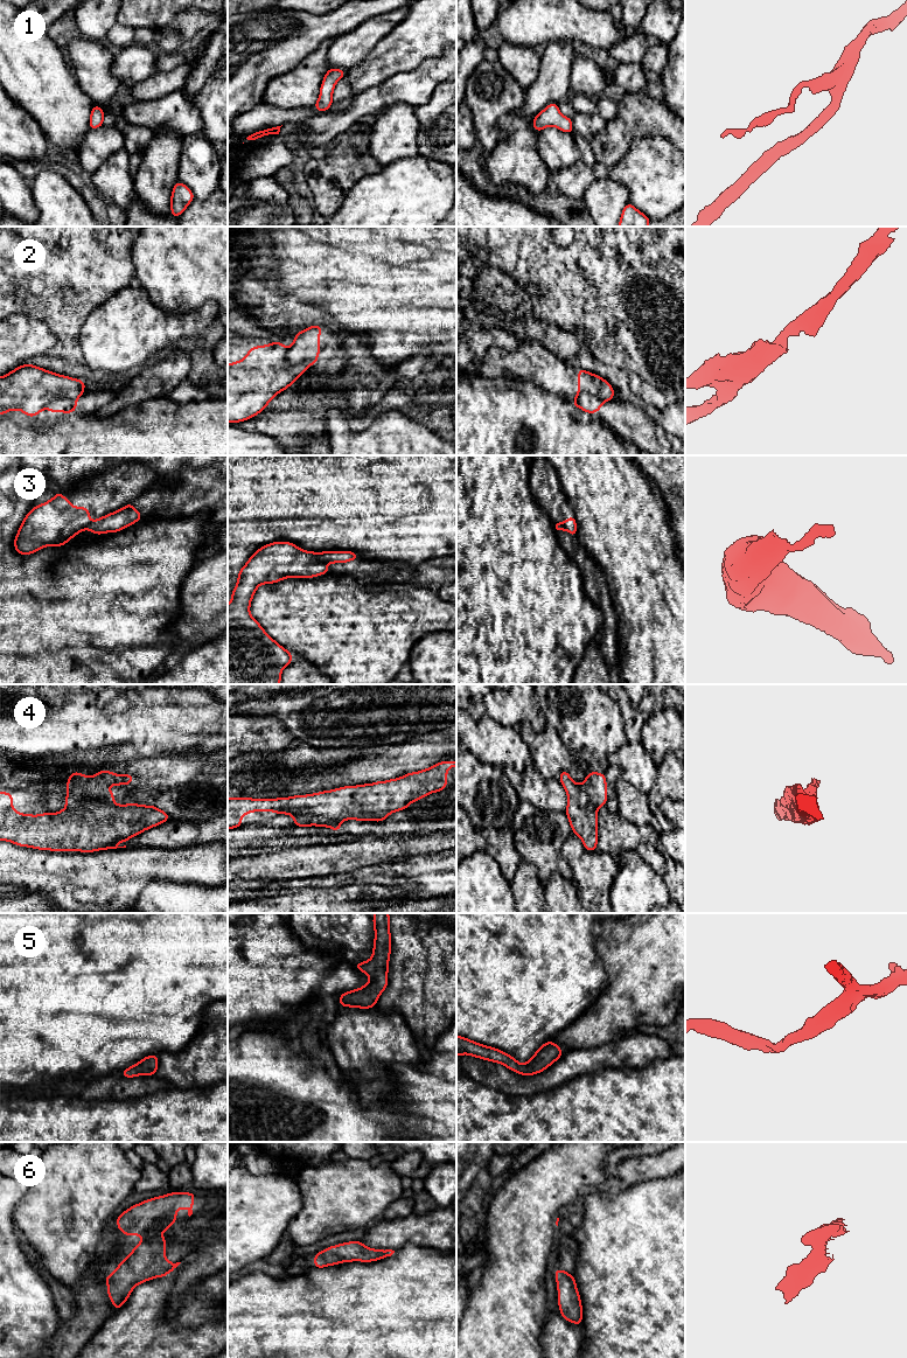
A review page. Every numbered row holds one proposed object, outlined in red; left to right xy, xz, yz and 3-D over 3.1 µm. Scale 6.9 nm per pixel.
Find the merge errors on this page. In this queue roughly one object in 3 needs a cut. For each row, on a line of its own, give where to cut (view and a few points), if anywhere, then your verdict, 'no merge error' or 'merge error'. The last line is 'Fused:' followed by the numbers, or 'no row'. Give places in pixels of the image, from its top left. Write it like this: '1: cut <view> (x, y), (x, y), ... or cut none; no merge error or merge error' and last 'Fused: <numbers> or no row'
1: cut none; no merge error
2: cut xz (287, 348), (288, 366), (316, 362); merge error
3: cut xz (316, 552), (316, 558), (320, 563); merge error
4: cut xz (294, 816), (321, 816), (328, 820), (341, 821); merge error
5: cut none; no merge error
6: cut none; no merge error
Fused: 2, 3, 4

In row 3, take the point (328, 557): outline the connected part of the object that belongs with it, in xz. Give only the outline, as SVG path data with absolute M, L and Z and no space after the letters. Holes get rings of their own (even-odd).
M323 551L318 552L320 563L348 563L354 559L360 559L358 555L354 551Z

